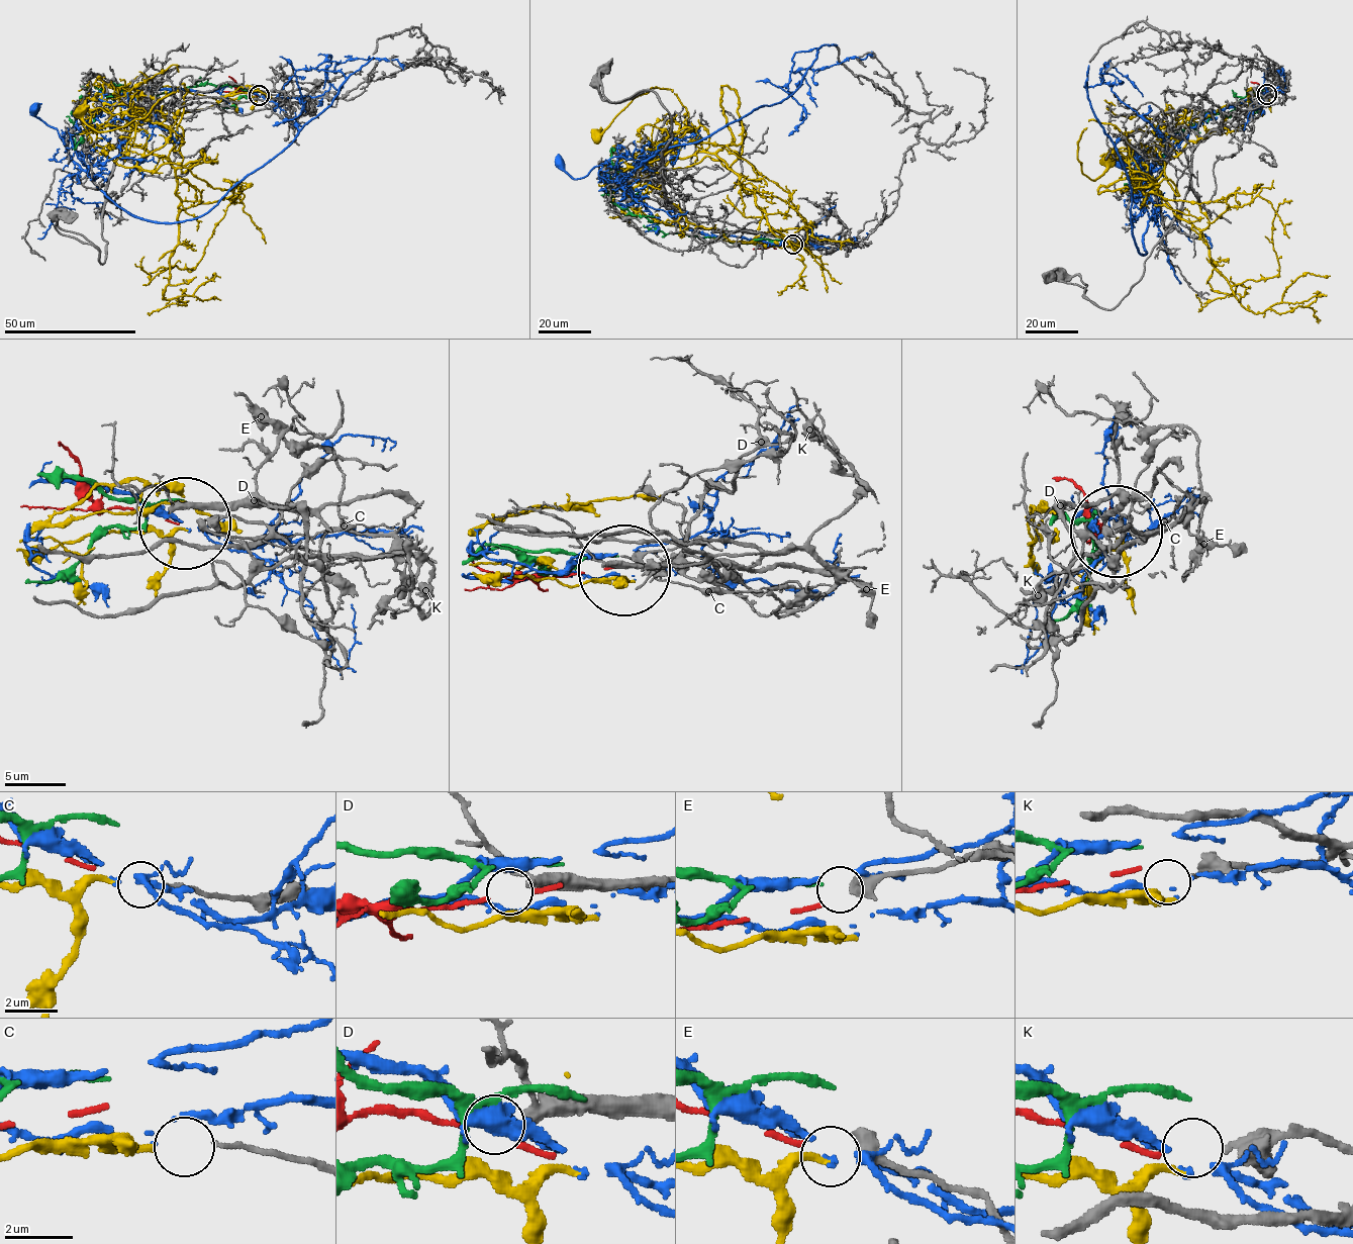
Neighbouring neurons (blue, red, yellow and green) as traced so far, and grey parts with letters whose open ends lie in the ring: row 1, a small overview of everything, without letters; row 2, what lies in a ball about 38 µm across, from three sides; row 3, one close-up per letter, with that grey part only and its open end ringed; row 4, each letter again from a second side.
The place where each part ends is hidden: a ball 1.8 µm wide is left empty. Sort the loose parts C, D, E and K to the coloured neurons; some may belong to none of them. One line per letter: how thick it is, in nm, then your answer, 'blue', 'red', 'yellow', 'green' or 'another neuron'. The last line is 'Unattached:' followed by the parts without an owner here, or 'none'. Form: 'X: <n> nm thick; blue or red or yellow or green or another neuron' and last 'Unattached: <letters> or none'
C: 130 nm thick; yellow
D: 280 nm thick; another neuron
E: 650 nm thick; red
K: 360 nm thick; another neuron
Unattached: D, K

